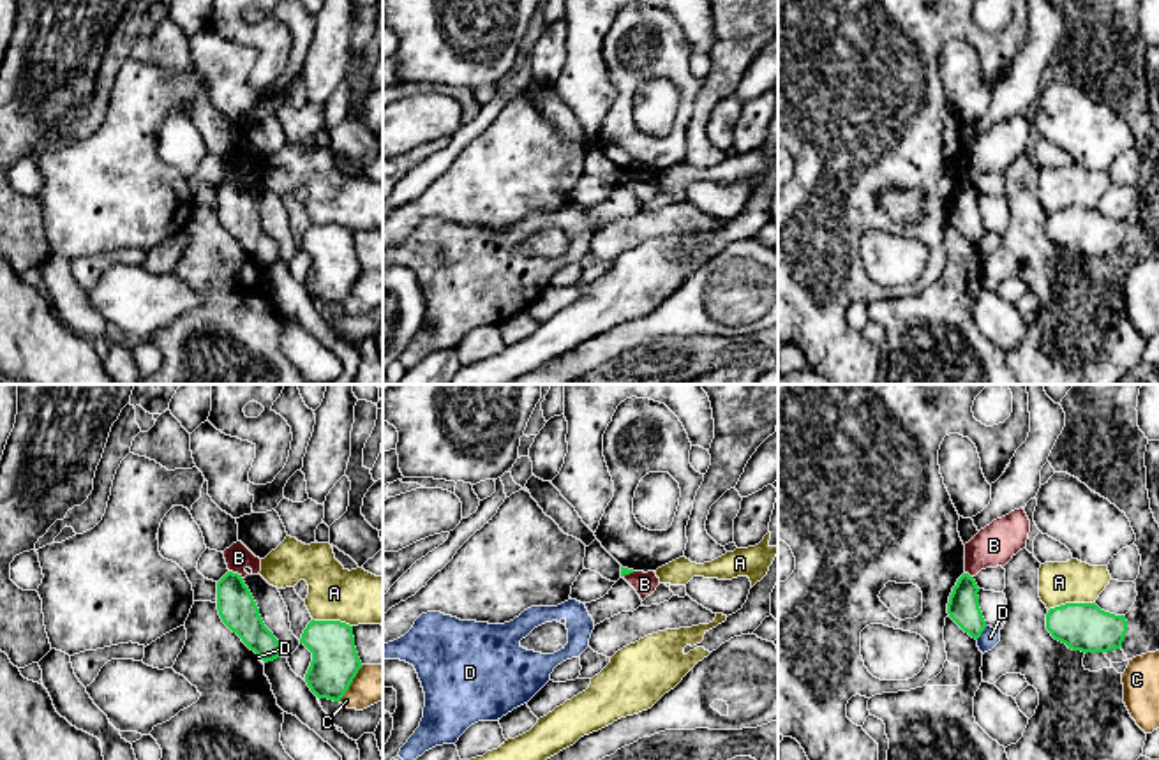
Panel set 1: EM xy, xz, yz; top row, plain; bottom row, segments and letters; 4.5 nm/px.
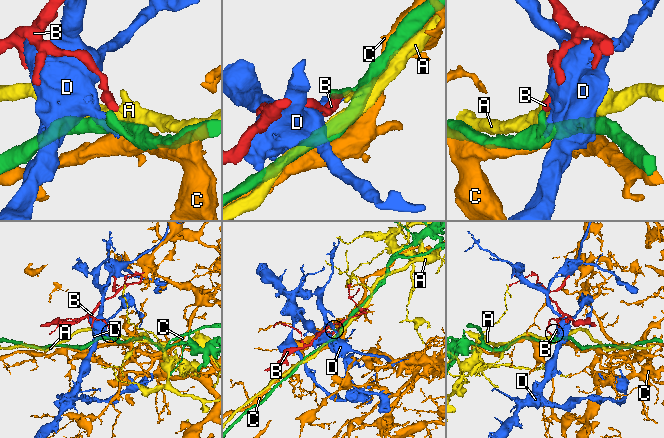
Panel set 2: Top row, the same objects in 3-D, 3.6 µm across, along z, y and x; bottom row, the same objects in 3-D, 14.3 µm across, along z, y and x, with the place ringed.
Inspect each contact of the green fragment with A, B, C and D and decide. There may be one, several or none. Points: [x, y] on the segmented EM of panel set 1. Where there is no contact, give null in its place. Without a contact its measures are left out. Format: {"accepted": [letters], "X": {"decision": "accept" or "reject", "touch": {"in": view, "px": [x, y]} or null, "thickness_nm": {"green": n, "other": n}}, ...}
{"accepted": [], "A": {"decision": "reject", "touch": {"in": "yz", "px": [1071, 603]}, "thickness_nm": {"green": 220, "other": 190}}, "B": {"decision": "reject", "touch": {"in": "xy", "px": [237, 573]}, "thickness_nm": {"green": 170, "other": 120}}, "C": {"decision": "reject", "touch": {"in": "xy", "px": [351, 681]}, "thickness_nm": {"green": 220, "other": 170}}, "D": {"decision": "reject", "touch": {"in": "yz", "px": [981, 632]}, "thickness_nm": {"green": 140, "other": 90}}}

